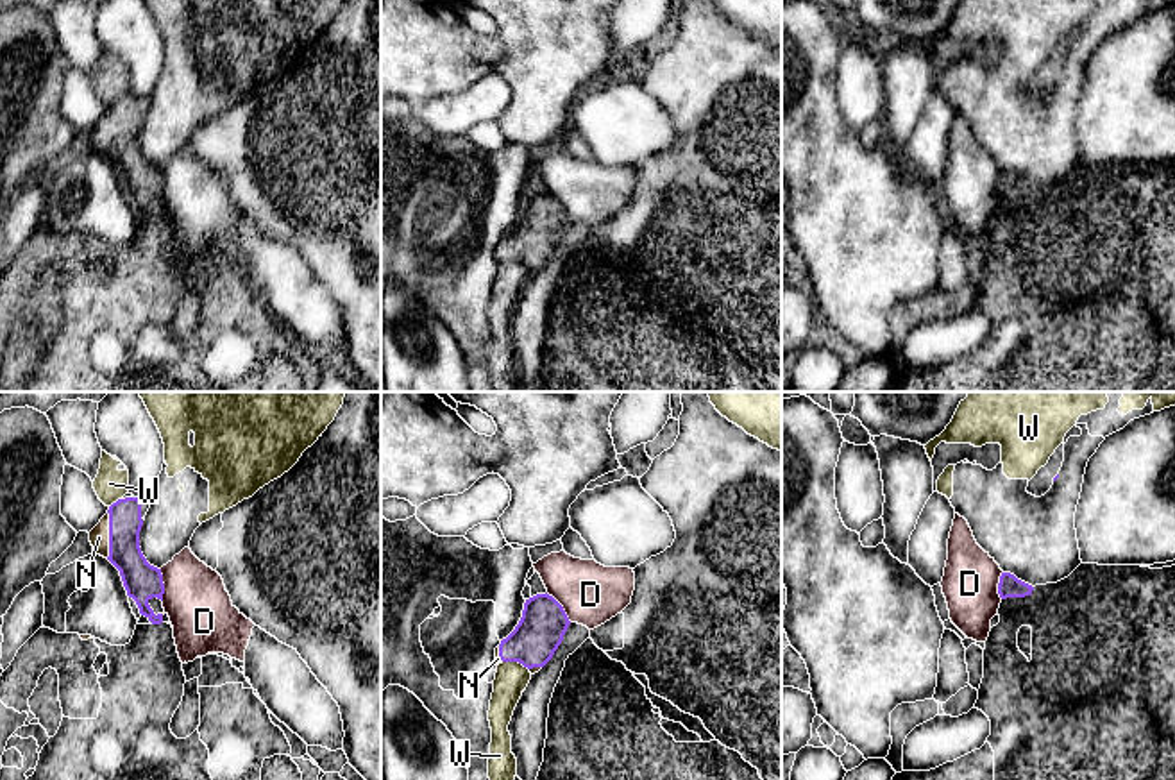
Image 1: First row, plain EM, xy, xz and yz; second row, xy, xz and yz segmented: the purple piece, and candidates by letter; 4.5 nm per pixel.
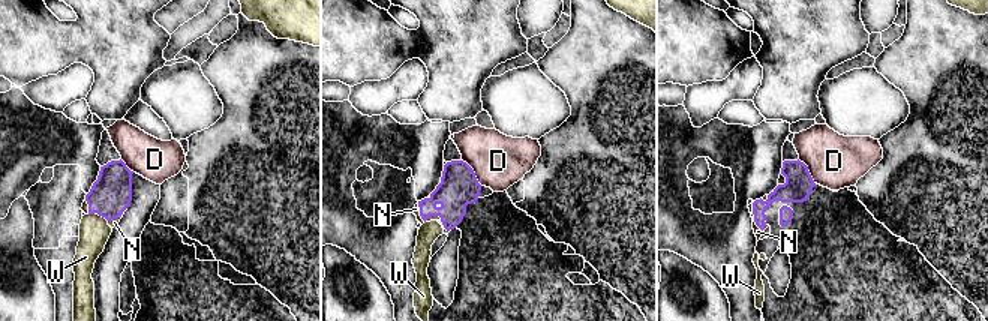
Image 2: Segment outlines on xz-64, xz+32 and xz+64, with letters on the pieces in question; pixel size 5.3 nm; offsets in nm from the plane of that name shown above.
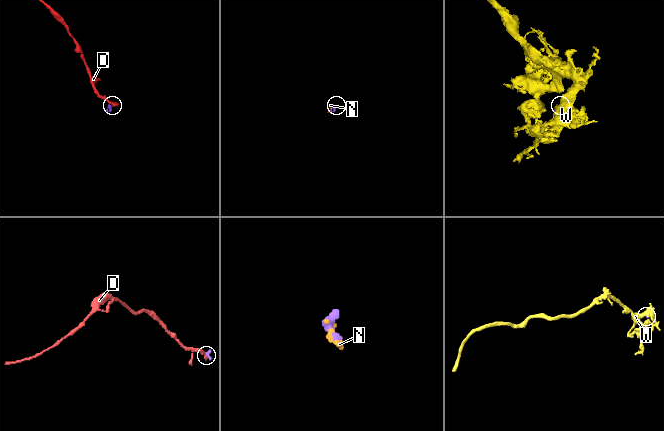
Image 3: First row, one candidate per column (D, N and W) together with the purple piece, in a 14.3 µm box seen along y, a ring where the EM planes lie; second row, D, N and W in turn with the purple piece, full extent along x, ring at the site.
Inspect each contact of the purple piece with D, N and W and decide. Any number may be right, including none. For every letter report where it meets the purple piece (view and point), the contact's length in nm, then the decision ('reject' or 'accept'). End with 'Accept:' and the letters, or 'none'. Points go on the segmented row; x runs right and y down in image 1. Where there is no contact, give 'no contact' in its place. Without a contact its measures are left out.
D: contact xy (163, 585); length 140 nm; reject
N: contact xy (109, 535); length 200 nm; accept
W: contact xz (515, 661); length 130 nm; reject
Accept: N

